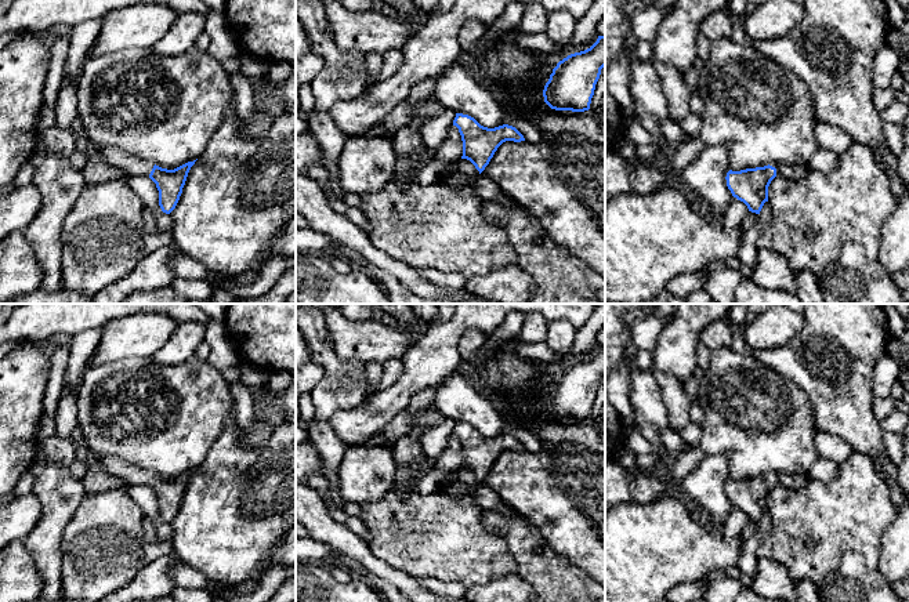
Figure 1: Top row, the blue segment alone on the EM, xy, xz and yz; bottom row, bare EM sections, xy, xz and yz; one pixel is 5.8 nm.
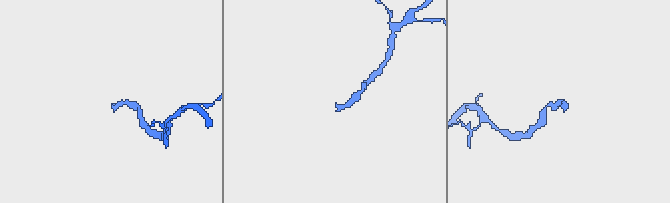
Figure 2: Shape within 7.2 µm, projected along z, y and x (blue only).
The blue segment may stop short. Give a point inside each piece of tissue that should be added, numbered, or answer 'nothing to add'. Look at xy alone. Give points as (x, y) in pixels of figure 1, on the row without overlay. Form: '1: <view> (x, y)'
1: xy (131, 475)

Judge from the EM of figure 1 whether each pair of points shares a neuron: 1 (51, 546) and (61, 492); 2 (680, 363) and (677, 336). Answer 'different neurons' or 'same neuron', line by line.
1: same neuron
2: same neuron

